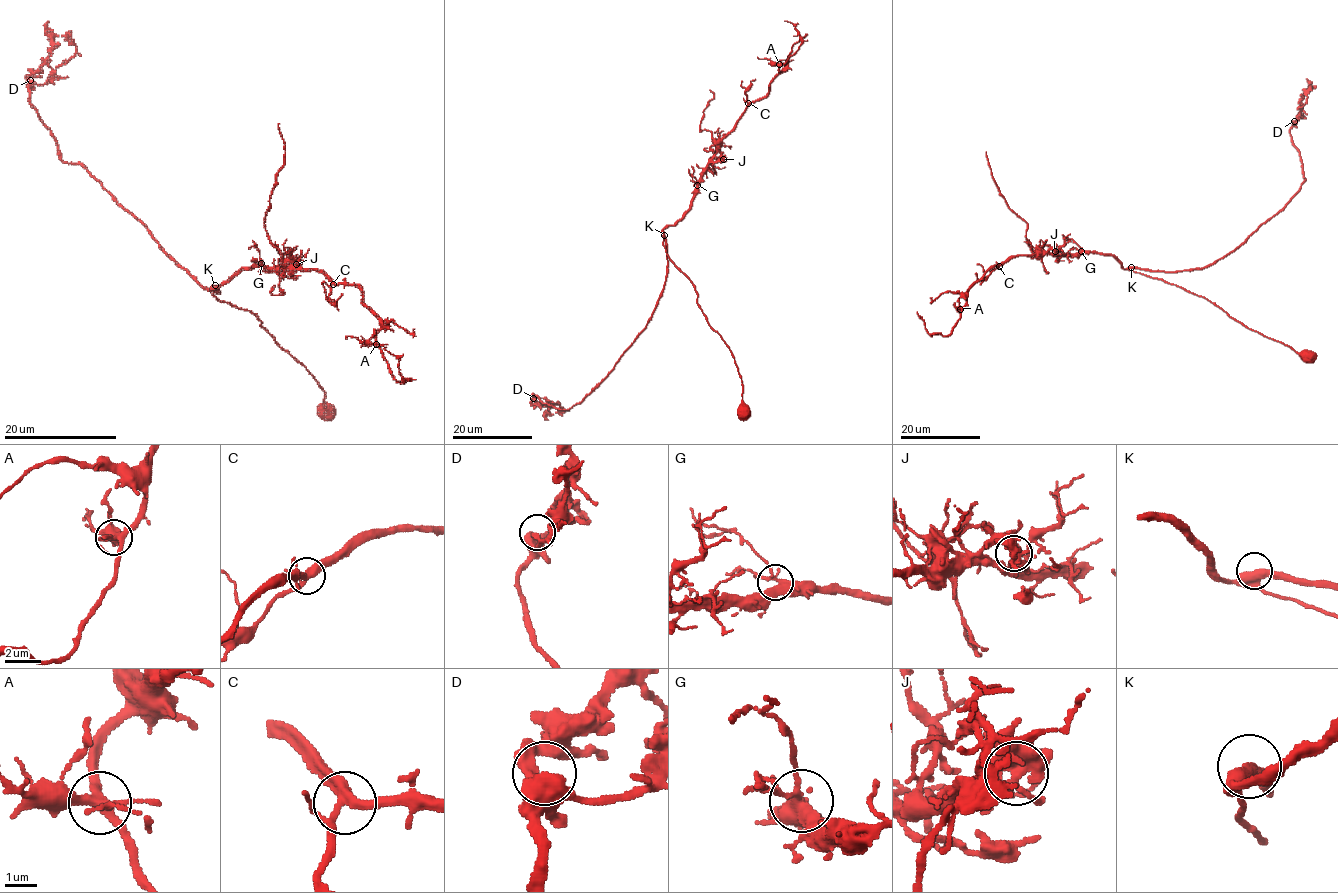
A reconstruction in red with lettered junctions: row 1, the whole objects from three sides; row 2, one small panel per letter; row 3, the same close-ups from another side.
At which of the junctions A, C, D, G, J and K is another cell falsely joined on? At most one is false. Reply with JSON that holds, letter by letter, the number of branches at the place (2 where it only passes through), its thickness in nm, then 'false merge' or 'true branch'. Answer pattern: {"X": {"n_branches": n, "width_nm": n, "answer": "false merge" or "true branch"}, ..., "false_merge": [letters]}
{"A": {"n_branches": 5, "width_nm": 320, "answer": "true branch"}, "C": {"n_branches": 4, "width_nm": 320, "answer": "true branch"}, "D": {"n_branches": 3, "width_nm": 460, "answer": "true branch"}, "G": {"n_branches": 5, "width_nm": 360, "answer": "true branch"}, "J": {"n_branches": 7, "width_nm": 480, "answer": "false merge"}, "K": {"n_branches": 3, "width_nm": 380, "answer": "true branch"}, "false_merge": ["J"]}

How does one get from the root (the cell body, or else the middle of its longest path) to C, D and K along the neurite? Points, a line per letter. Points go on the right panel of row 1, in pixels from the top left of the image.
C: (1307, 355), (1246, 328), (1202, 297), (1124, 269), (1113, 256), (1019, 255), (999, 266)
D: (1307, 355), (1246, 328), (1202, 297), (1132, 270), (1202, 269), (1275, 216), (1306, 181), (1290, 134), (1294, 121)
K: (1307, 355), (1296, 353), (1284, 344), (1246, 328), (1204, 298), (1135, 273), (1131, 267)

